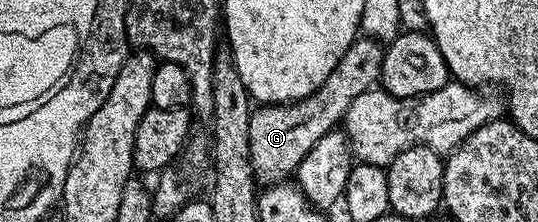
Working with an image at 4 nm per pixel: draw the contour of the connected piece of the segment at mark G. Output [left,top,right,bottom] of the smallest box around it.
[249,36,384,183]

